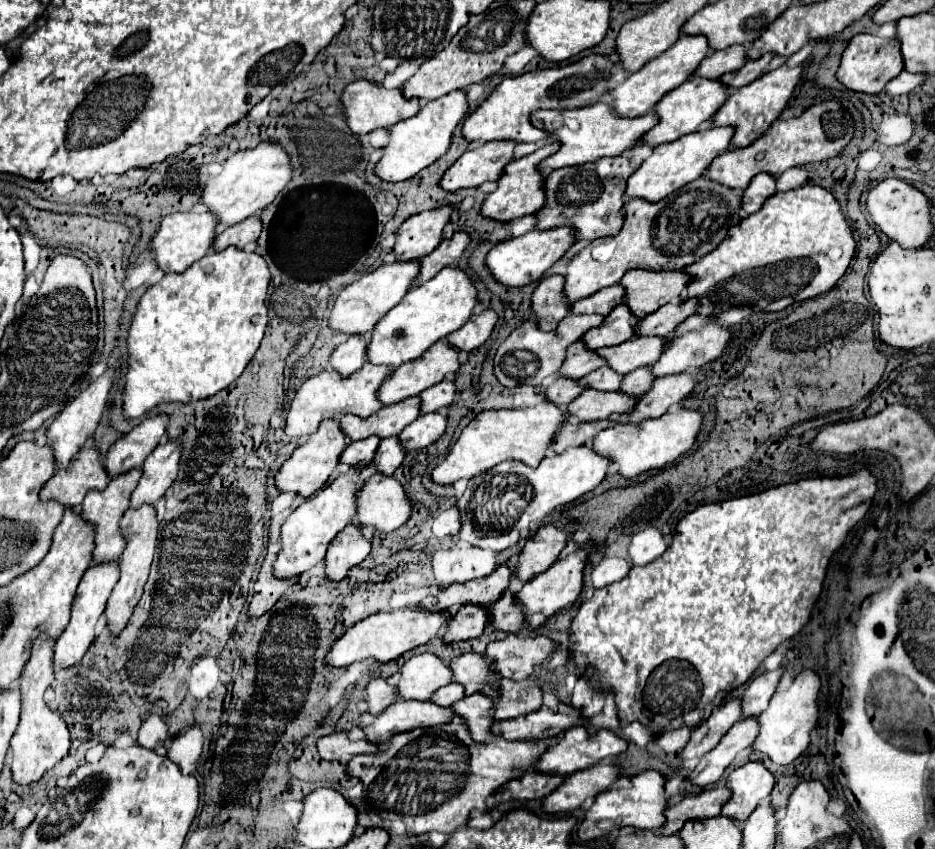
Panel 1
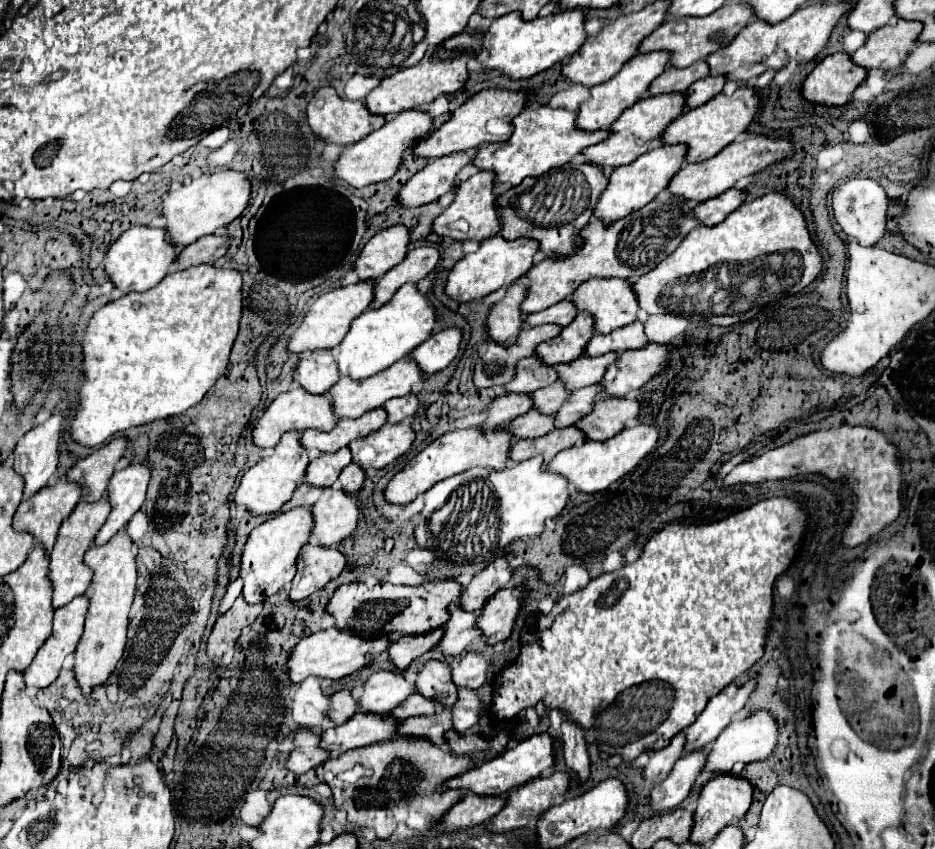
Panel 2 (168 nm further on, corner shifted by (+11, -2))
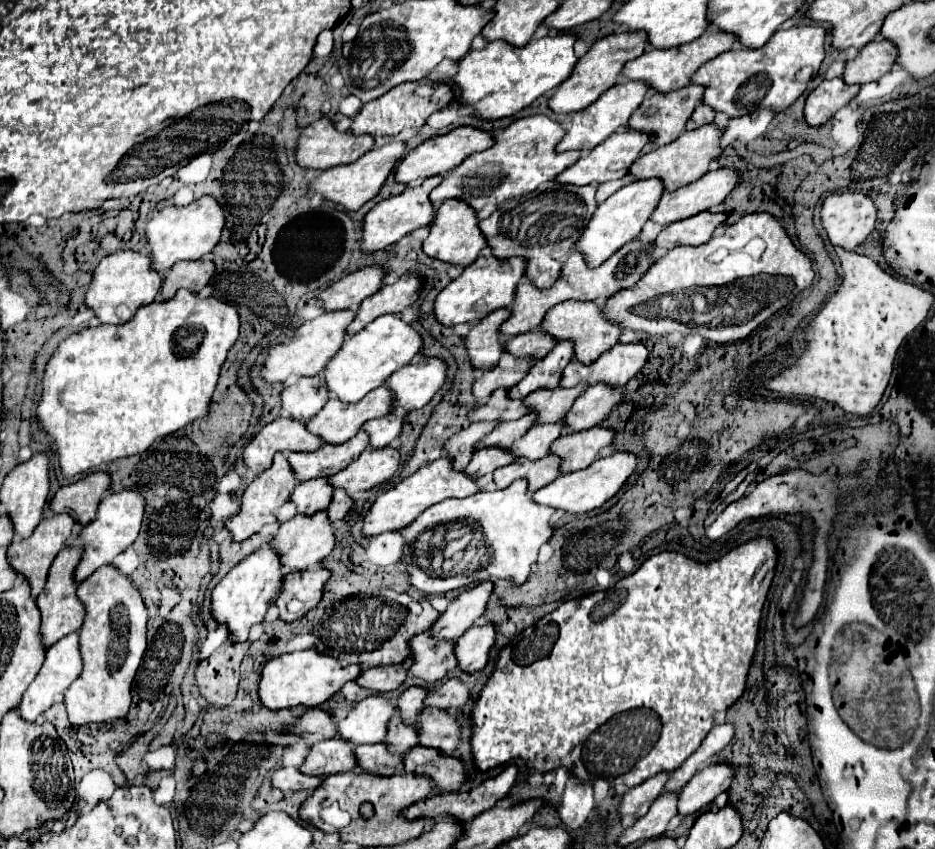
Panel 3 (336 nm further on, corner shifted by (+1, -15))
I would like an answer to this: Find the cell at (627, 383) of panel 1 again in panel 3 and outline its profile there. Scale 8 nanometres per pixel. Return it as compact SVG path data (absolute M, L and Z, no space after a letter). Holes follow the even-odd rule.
M558 423L536 425L524 437L520 437L518 441L514 441L508 447L508 451L516 459L524 457L524 459L530 459L530 461L538 461L538 459L550 455L550 443L560 437L560 431L562 431L562 427L558 427Z

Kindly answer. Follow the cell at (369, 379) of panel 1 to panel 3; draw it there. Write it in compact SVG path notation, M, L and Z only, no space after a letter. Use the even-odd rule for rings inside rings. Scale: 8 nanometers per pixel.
M280 417L252 437L252 441L244 447L242 459L250 471L262 473L266 467L270 467L272 457L278 451L314 451L314 447L320 445L322 441L316 435L310 435L304 423Z

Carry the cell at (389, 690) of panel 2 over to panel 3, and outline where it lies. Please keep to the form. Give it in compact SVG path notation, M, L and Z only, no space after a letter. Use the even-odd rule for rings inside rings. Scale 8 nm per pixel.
M370 695L362 699L344 721L338 723L338 737L352 743L380 743L386 735L386 723L396 707L382 695Z

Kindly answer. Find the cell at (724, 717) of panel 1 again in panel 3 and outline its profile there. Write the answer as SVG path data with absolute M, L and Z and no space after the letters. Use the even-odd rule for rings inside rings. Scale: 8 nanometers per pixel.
M658 773L656 777L650 777L640 785L628 789L622 795L622 801L618 805L618 817L624 819L626 815L634 815L636 819L640 819L642 815L646 815L652 801L662 793L666 779L668 779L668 773Z

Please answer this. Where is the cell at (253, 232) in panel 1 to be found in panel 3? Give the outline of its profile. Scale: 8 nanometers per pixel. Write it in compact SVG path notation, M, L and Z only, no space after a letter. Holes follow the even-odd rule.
M208 259L174 263L174 267L164 275L158 301L172 299L178 289L188 289L198 293L202 287L208 285L212 273L214 273L214 265Z

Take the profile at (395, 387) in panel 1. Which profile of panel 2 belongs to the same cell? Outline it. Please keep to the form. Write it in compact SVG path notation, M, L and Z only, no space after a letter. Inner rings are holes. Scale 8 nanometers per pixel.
M402 358L400 362L396 362L396 366L390 366L388 370L374 374L372 378L362 378L362 380L340 378L340 382L330 388L330 396L334 402L334 410L340 418L360 418L360 414L366 414L374 408L384 406L384 402L394 396L410 394L412 386L416 382L424 382L424 380L426 380L426 374L420 370L420 366L416 366L416 362L412 362L412 358Z

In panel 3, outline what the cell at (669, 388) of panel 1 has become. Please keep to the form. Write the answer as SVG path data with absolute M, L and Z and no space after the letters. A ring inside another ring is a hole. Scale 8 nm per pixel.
M586 429L574 435L562 435L550 445L550 453L560 457L560 471L570 473L588 467L602 449L610 447L614 439L612 429Z

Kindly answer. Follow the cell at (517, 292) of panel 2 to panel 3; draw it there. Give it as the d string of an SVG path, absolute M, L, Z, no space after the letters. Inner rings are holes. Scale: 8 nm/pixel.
M498 309L486 315L478 325L474 325L468 335L464 337L464 347L470 359L470 365L474 369L490 369L494 363L498 363L502 351L502 341L498 335L498 327L502 319L506 319L510 311L508 309Z

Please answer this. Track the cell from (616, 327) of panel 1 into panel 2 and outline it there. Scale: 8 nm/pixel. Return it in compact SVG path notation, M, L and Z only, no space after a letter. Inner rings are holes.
M580 312L568 328L562 330L556 338L540 344L540 350L536 350L538 356L544 358L548 364L562 364L572 362L576 358L582 358L586 354L586 344L594 338L594 318L588 312Z

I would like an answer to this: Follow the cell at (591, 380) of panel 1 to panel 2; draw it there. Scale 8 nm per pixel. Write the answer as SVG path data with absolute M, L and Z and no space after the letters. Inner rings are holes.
M558 380L546 388L536 390L532 394L532 400L534 400L534 408L544 410L544 414L548 414L548 412L556 412L560 406L564 406L570 396L572 396L572 390L568 390L564 386L564 382Z

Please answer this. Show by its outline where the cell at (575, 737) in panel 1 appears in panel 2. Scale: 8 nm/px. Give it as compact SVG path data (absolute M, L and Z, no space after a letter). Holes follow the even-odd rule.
M536 734L530 736L524 742L518 742L514 748L508 748L506 752L502 752L500 756L496 756L494 760L482 764L480 768L472 768L464 774L460 774L458 778L448 780L444 786L446 788L460 788L460 790L470 790L474 794L506 794L512 788L518 788L526 782L530 782L532 778L538 778L544 770L554 768L556 764L556 748L554 748L554 738L550 734Z

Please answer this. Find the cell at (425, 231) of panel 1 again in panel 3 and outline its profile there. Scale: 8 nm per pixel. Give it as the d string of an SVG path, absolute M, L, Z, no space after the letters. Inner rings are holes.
M364 267L332 283L324 291L320 291L316 299L324 307L324 311L340 311L340 309L356 311L366 297L378 291L382 279L384 279L382 267Z

